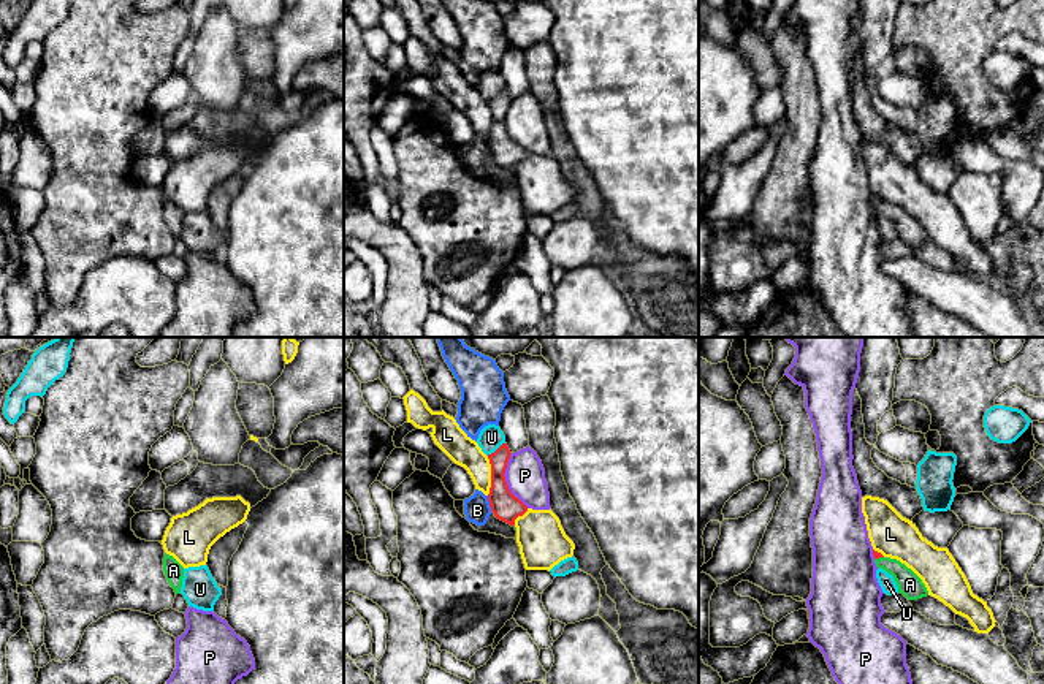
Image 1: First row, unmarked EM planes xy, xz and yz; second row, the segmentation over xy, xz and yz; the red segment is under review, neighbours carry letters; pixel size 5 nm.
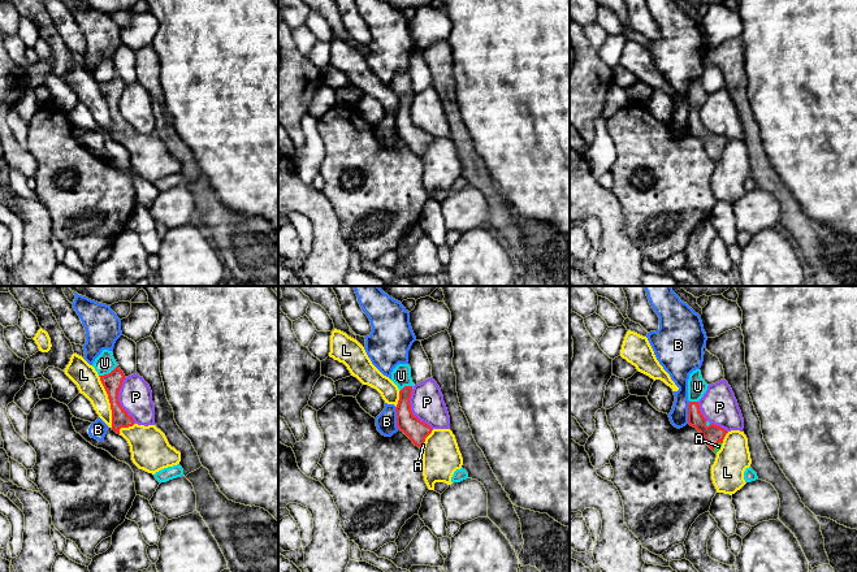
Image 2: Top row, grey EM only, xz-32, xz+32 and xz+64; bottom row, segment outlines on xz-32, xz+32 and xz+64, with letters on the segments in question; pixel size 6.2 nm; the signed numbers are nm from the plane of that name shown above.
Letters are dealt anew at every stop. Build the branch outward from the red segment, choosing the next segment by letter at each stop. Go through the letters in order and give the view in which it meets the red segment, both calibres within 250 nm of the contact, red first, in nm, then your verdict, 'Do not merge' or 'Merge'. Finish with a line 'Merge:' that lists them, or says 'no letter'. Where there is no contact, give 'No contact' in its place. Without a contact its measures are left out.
A: Touches red in yz. Thickness 40 nm (red) against 120 nm. Merge
B: Touches red in xz. Thickness 140 nm (red) against 140 nm. Do not merge
L: Touches red in xz. Thickness 140 nm (red) against 150 nm. Do not merge
P: Touches red in xz. Thickness 140 nm (red) against 200 nm. Do not merge
U: Touches red in xz. Thickness 120 nm (red) against 120 nm. Do not merge
Merge: A

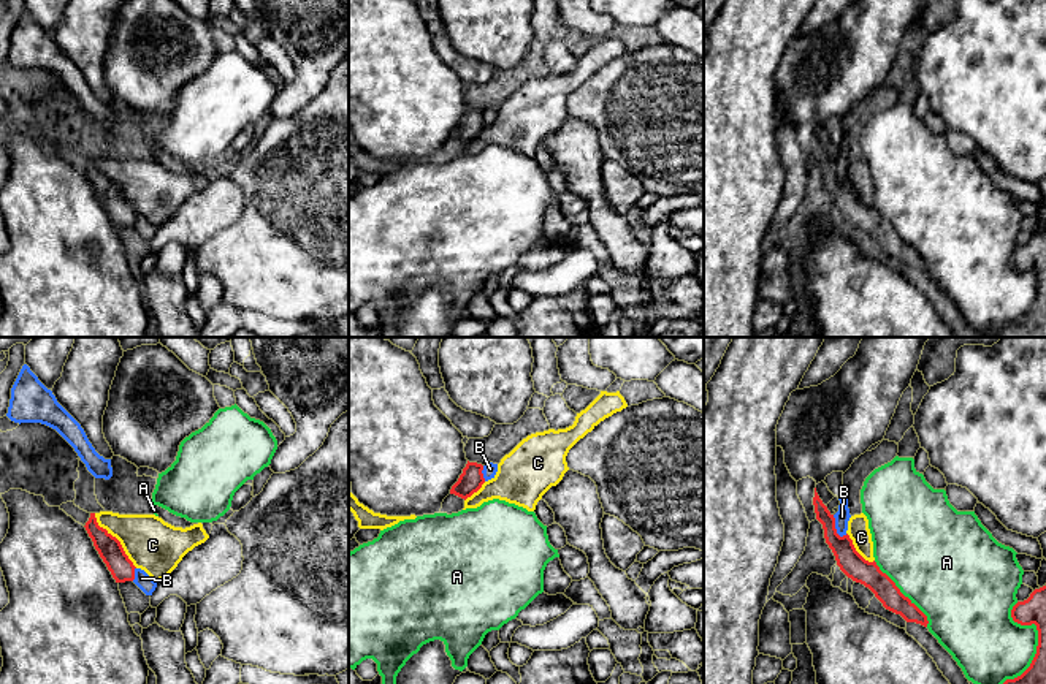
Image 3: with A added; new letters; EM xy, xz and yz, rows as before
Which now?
A: Touches red in yz. Thickness 180 nm (red) against 360 nm. Do not merge
B: Touches red in yz. Thickness 120 nm (red) against 80 nm. Do not merge
C: Touches red in xy. Thickness 120 nm (red) against 280 nm. Do not merge
Merge: no letter

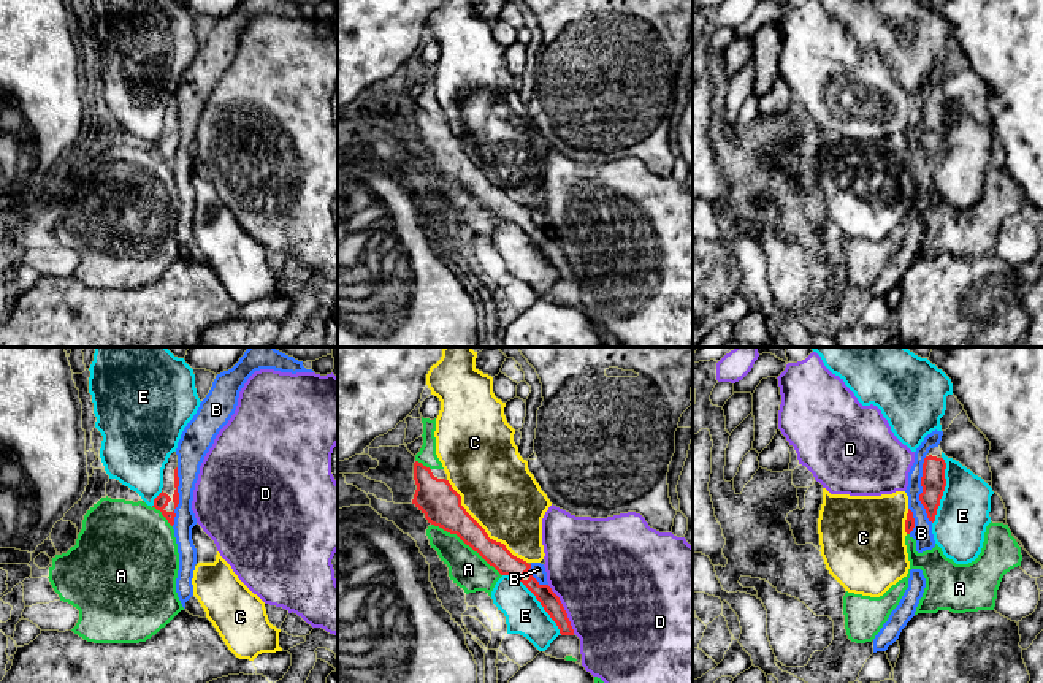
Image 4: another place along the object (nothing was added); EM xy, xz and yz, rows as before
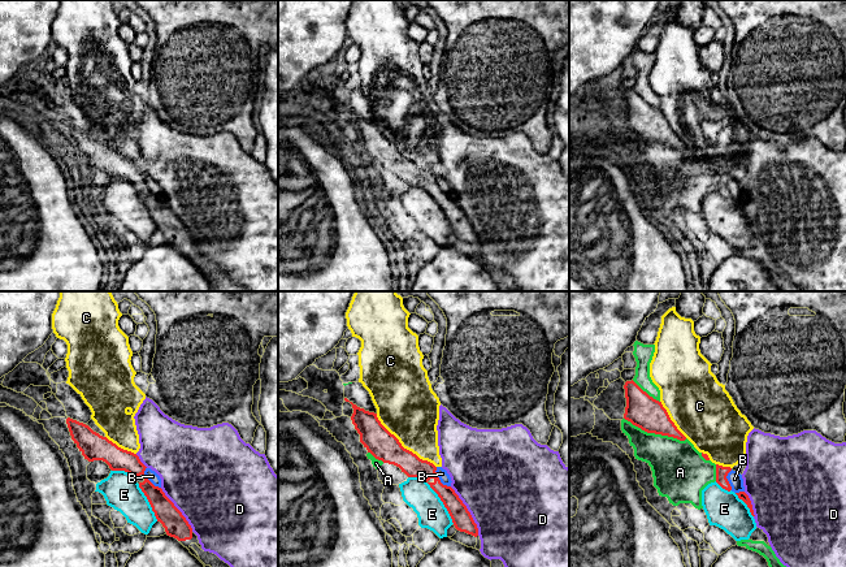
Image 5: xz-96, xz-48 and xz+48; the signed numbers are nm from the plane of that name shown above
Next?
A: Touches red in xz. Thickness 200 nm (red) against 190 nm. Do not merge
B: Touches red in yz. Thickness 120 nm (red) against 100 nm. Do not merge
C: Touches red in xz. Thickness 200 nm (red) against 380 nm. Do not merge
D: Touches red in xz. Thickness 90 nm (red) against 480 nm. Do not merge
E: Touches red in xz. Thickness 110 nm (red) against 200 nm. Do not merge
Merge: no letter

